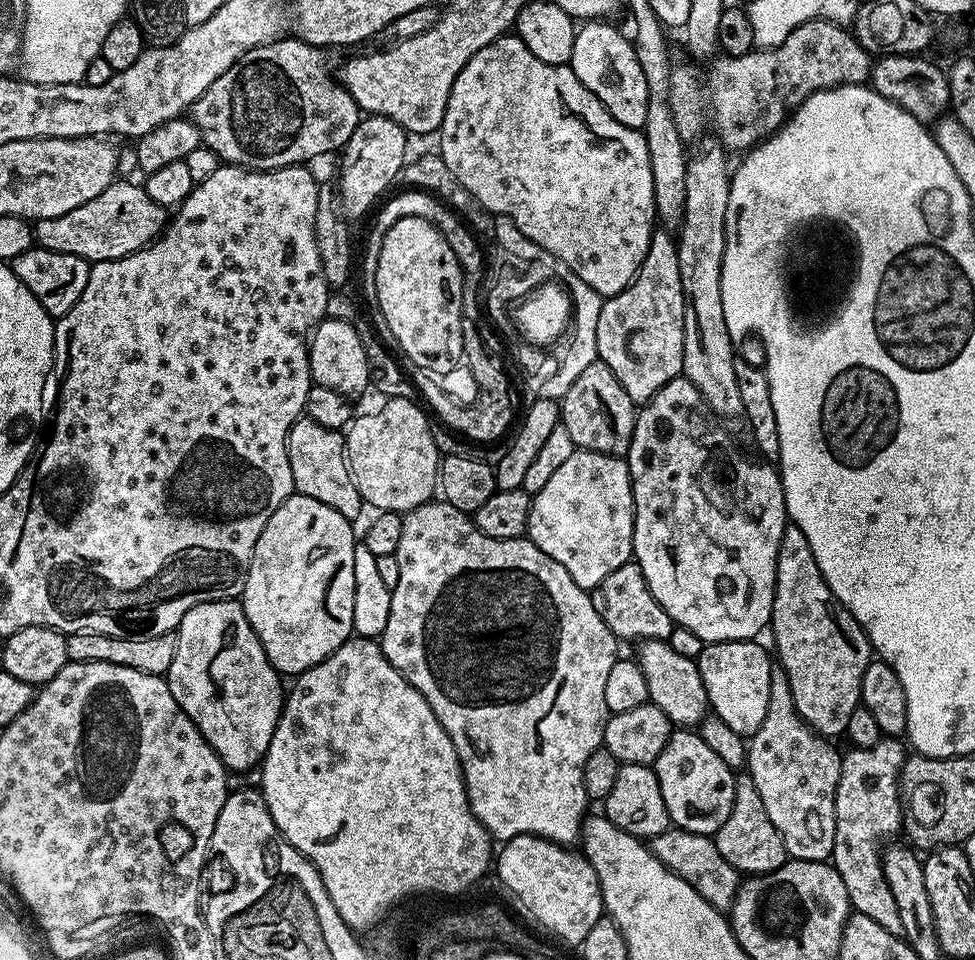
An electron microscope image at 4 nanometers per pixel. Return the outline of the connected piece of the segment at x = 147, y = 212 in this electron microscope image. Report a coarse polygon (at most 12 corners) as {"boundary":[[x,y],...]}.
{"boundary":[[114,182],[70,214],[35,221],[35,243],[89,262],[147,248],[169,213]]}

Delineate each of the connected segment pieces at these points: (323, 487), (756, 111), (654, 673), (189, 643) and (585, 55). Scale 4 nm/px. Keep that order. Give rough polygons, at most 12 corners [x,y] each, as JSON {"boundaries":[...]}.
{"boundaries":[[[307,418],[288,435],[292,486],[359,521],[346,440]],[[798,26],[716,64],[720,136],[751,150],[815,92],[865,83],[847,27]],[[641,639],[651,703],[676,726],[709,715],[697,661]],[[239,599],[186,610],[166,674],[225,769],[261,763],[286,688]],[[579,25],[570,67],[622,126],[648,105],[633,41]]]}

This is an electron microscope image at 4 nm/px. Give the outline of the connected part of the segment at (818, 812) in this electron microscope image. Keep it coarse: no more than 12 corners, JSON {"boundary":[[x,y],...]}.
{"boundary":[[783,670],[747,741],[794,860],[834,850],[841,749],[798,714]]}

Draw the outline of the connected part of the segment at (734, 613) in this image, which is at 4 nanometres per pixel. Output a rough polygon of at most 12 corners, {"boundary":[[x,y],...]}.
{"boundary":[[689,380],[637,411],[634,563],[710,644],[769,627],[784,481]]}

